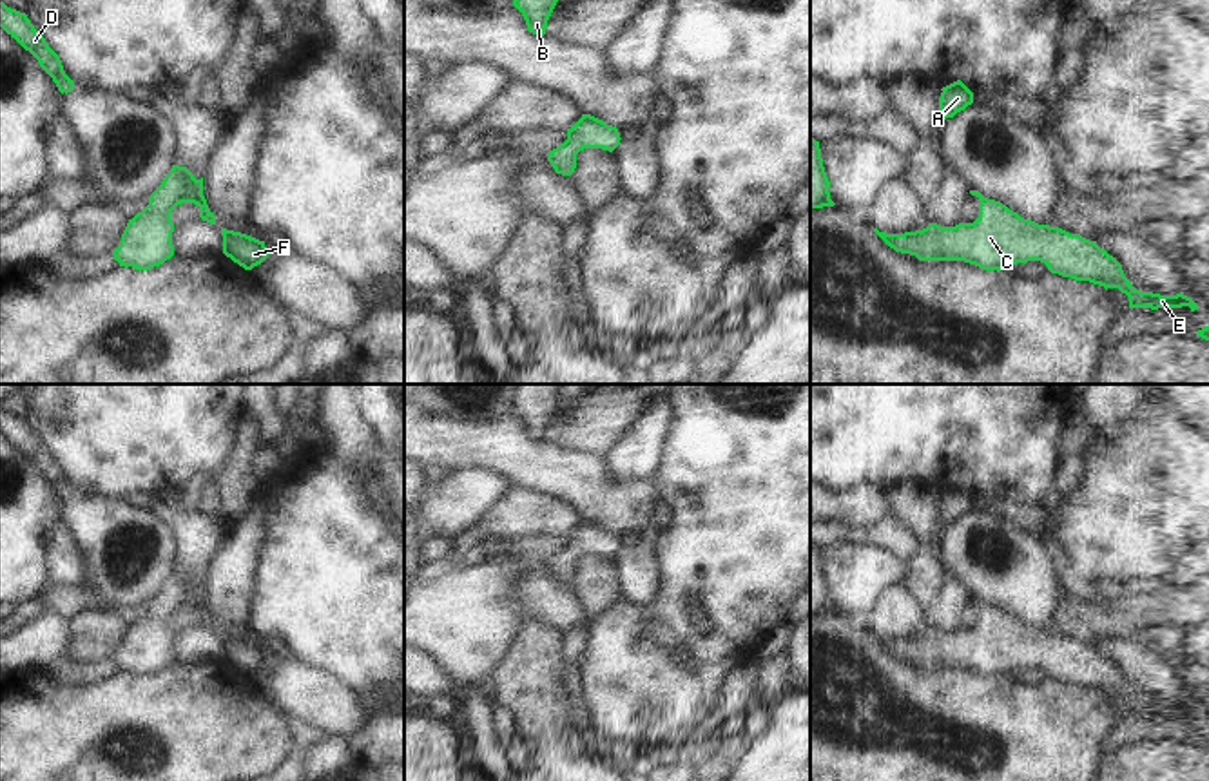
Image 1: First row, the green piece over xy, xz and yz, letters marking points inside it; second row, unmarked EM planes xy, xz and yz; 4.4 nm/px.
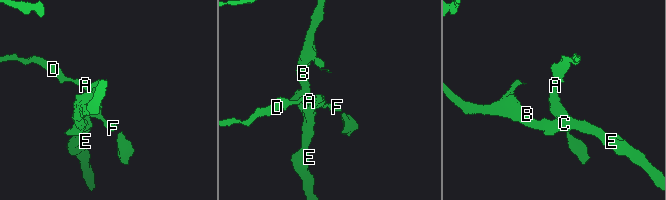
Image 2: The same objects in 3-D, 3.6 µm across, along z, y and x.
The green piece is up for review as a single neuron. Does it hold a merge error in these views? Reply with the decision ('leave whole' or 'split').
leave whole

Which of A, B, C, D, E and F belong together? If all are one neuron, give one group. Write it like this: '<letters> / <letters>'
A B C D E F

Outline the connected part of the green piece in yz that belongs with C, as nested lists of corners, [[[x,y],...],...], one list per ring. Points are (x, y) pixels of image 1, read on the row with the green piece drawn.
[[[970,190],[970,194],[979,198],[979,217],[973,223],[955,227],[930,223],[923,230],[904,234],[886,234],[877,228],[874,232],[895,252],[915,256],[919,261],[964,261],[982,270],[1040,261],[1051,274],[1089,281],[1106,290],[1118,288],[1129,297],[1131,310],[1189,306],[1194,312],[1200,308],[1184,292],[1160,295],[1133,288],[1122,265],[1097,241],[1024,219],[979,190]]]

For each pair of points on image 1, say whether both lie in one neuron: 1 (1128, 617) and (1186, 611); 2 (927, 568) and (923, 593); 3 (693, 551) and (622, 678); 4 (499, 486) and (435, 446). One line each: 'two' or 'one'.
1: one
2: one
3: one
4: two

